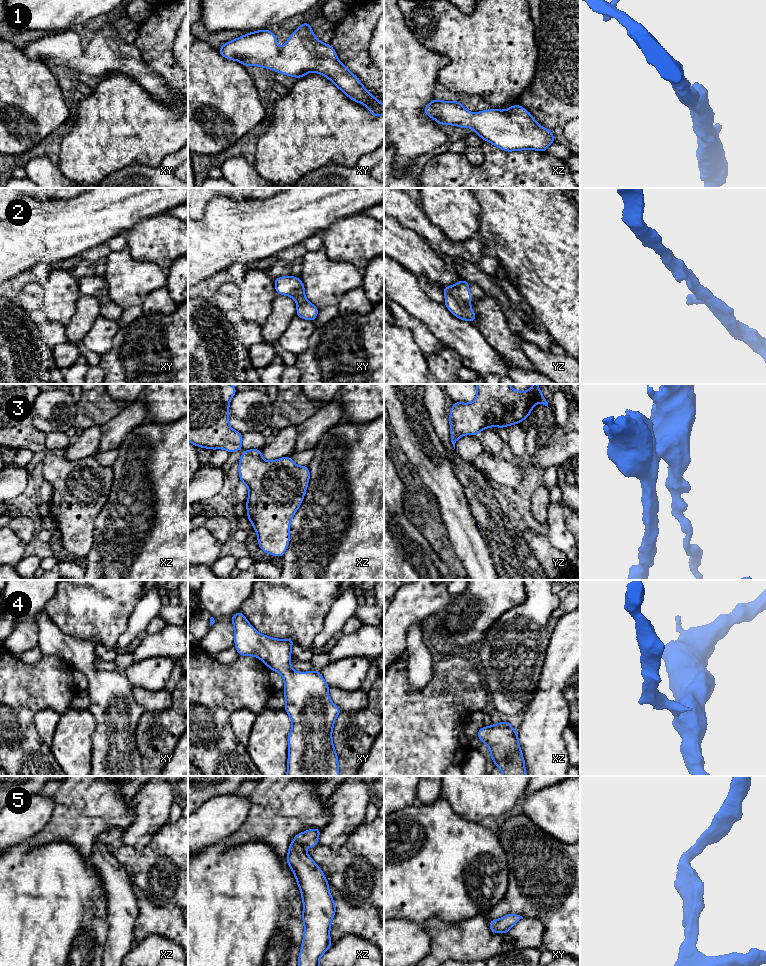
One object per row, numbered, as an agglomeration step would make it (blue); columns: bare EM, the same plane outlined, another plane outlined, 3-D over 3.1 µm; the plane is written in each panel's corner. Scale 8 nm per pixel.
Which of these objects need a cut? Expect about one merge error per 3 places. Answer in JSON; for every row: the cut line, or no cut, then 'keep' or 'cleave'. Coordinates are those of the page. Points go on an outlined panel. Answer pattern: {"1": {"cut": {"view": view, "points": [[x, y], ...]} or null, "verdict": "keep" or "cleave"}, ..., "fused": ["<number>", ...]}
{"1": {"cut": null, "verdict": "keep"}, "2": {"cut": null, "verdict": "keep"}, "3": {"cut": null, "verdict": "keep"}, "4": {"cut": null, "verdict": "keep"}, "5": {"cut": null, "verdict": "keep"}, "fused": []}

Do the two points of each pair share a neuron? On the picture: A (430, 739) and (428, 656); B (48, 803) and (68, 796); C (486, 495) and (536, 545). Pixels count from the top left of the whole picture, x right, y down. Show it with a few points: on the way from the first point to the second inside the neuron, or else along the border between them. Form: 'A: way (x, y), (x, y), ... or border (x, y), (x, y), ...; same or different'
A: border (437, 658), (429, 682), (424, 687), (413, 690); different
B: border (40, 793), (54, 801), (46, 823); different
C: border (521, 534), (534, 554); different

